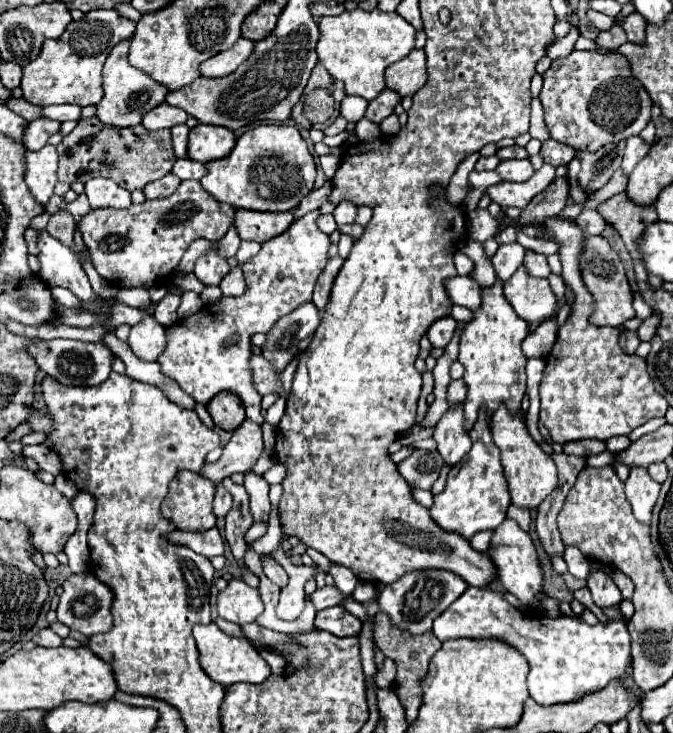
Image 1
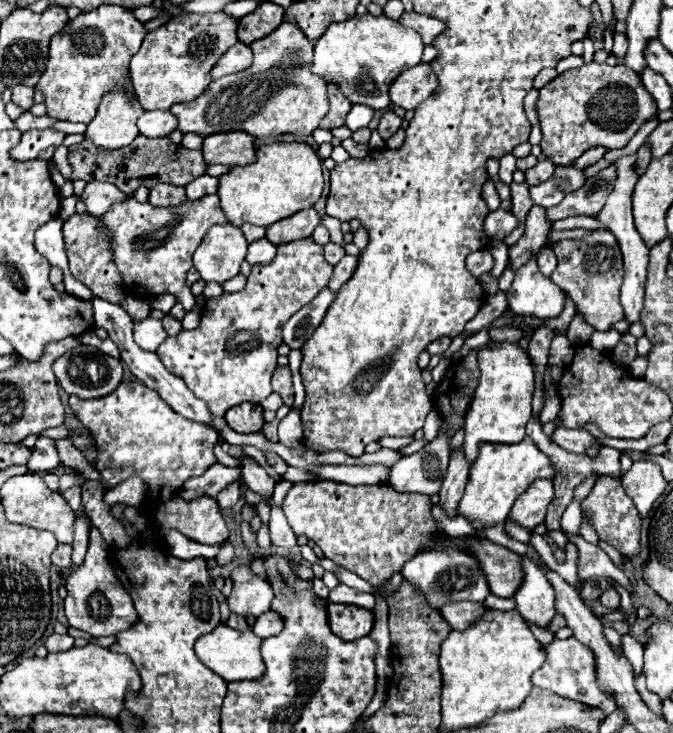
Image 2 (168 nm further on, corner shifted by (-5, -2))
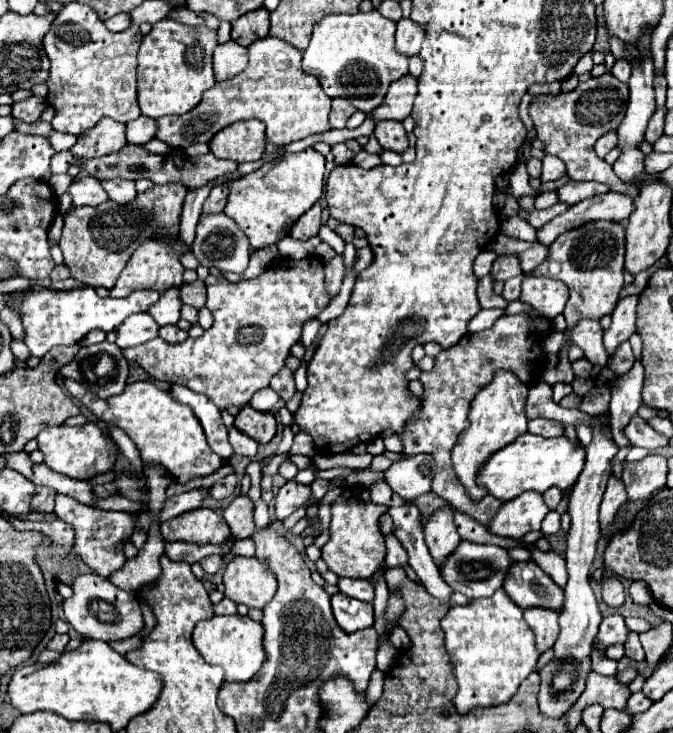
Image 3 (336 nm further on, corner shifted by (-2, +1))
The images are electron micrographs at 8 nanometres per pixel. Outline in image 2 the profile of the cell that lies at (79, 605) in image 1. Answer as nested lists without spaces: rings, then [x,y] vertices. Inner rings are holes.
[[[90,523],[90,545],[84,563],[66,579],[66,589],[68,597],[64,599],[64,609],[66,609],[66,619],[70,627],[82,629],[92,637],[102,637],[102,635],[116,635],[124,629],[128,629],[136,621],[136,609],[122,587],[120,579],[116,577],[114,567],[108,563],[108,545],[102,539],[100,531]]]

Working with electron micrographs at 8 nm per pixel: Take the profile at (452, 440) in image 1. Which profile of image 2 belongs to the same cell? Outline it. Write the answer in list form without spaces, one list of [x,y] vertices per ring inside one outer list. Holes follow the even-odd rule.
[[[462,447],[450,453],[450,465],[444,475],[444,483],[440,489],[440,505],[448,511],[448,515],[456,515],[456,503],[464,495],[464,487],[468,483],[470,463],[462,451]]]

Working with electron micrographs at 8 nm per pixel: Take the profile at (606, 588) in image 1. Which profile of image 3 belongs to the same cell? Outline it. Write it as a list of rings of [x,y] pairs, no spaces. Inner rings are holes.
[[[607,578],[607,580],[603,580],[603,600],[605,600],[609,606],[619,608],[619,606],[625,604],[625,598],[627,598],[625,588],[623,588],[623,584],[621,584],[617,578]]]

